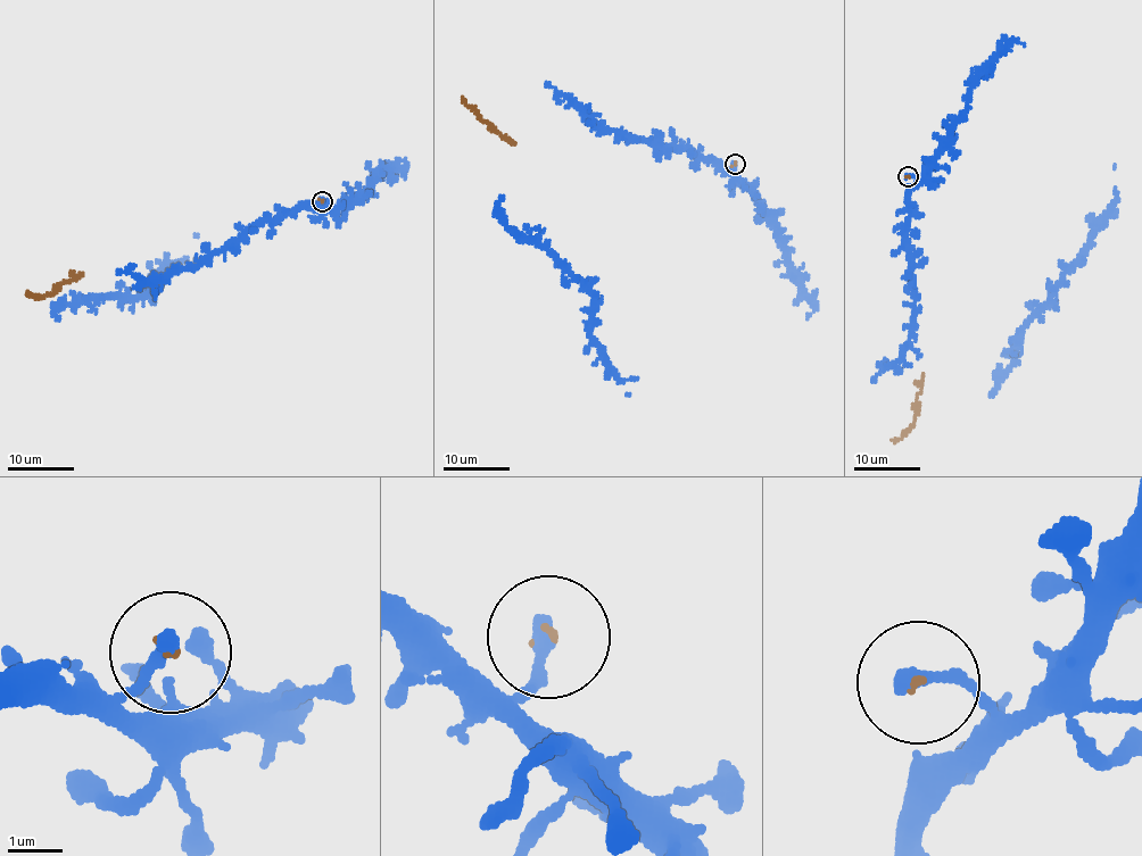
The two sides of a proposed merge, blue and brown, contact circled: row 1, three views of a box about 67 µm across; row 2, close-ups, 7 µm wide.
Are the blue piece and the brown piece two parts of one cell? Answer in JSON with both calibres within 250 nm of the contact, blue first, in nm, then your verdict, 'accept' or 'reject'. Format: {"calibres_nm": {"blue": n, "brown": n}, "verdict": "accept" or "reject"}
{"calibres_nm": {"blue": 320, "brown": 60}, "verdict": "accept"}

